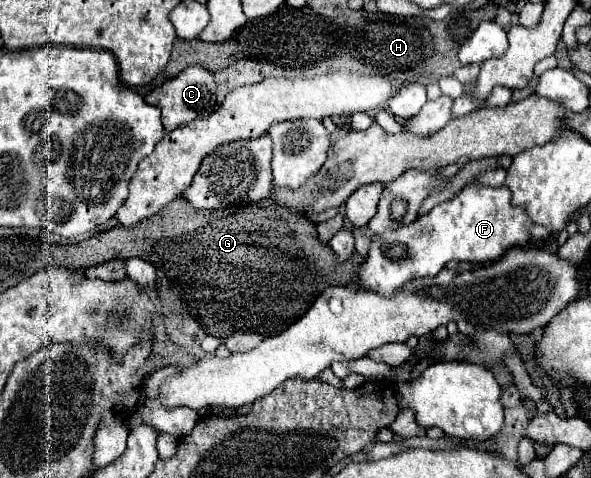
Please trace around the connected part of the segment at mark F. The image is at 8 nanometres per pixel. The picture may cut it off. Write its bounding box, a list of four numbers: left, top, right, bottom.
[356,184,532,298]

